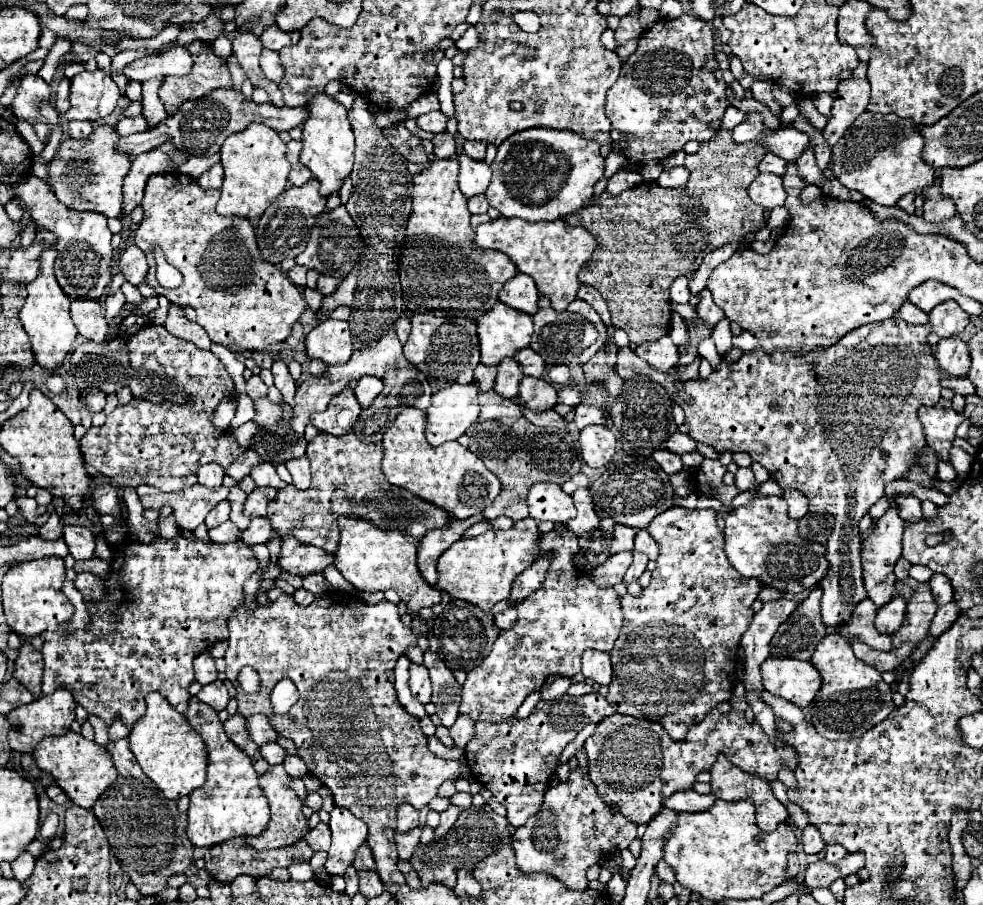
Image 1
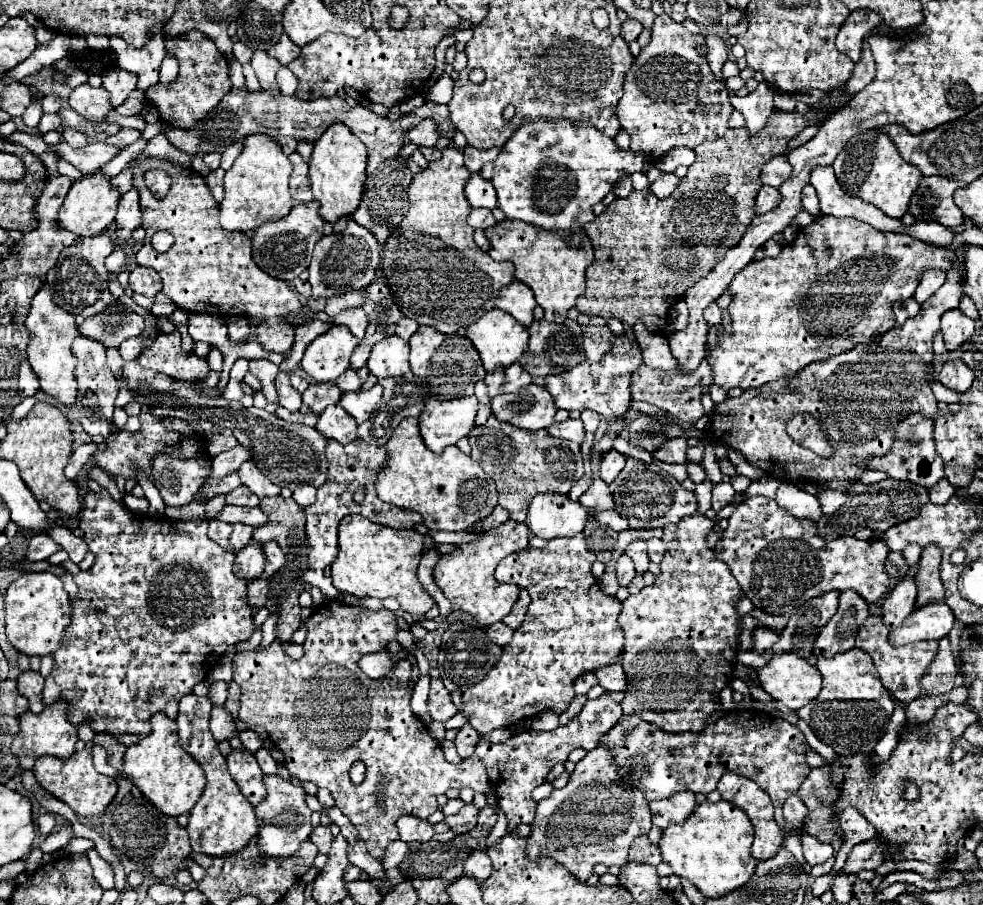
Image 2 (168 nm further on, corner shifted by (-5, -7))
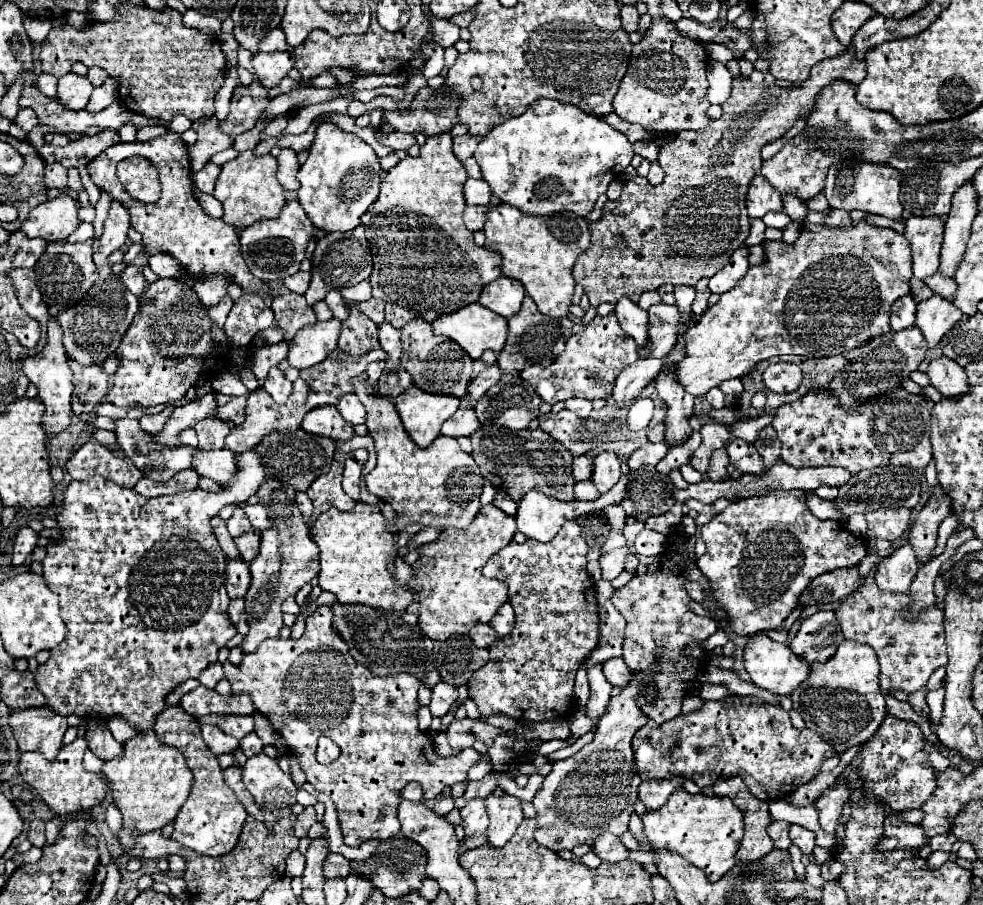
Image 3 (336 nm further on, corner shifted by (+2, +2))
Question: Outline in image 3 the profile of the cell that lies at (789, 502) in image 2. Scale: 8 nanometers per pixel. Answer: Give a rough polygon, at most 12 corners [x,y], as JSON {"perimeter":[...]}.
{"perimeter":[[808,495],[808,509],[818,519],[842,521],[834,501]]}

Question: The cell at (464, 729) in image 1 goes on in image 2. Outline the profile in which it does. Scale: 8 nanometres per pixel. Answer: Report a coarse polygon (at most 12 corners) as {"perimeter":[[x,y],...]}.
{"perimeter":[[471,724],[457,732],[453,742],[461,758],[469,758],[479,742]]}

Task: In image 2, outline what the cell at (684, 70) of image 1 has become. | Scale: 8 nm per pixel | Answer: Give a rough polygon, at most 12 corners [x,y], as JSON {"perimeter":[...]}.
{"perimeter":[[671,16],[625,76],[631,150],[659,162],[729,128],[705,36]]}

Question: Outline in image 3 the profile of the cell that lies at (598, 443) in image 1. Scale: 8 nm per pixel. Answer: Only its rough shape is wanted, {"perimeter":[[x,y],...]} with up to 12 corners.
{"perimeter":[[616,453],[594,459],[592,481],[600,493],[610,491],[622,471]]}

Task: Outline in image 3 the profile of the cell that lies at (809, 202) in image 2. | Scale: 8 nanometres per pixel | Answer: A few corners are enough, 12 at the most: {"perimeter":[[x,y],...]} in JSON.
{"perimeter":[[782,195],[784,213],[792,221],[802,221],[806,203],[794,195]]}

